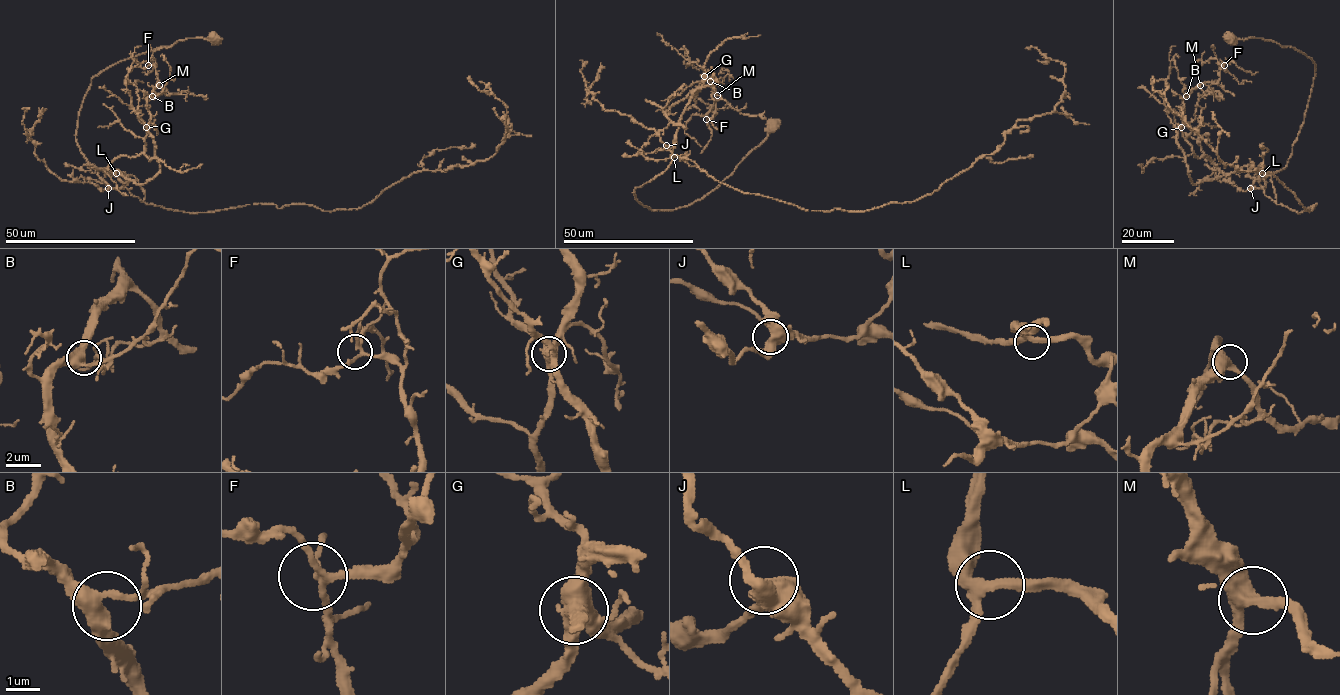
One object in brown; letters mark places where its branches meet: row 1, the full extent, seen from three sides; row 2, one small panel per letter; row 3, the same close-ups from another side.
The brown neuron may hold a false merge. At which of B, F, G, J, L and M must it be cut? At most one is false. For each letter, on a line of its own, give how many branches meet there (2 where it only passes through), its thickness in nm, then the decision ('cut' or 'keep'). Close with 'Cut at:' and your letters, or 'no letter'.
B: 3 | 440 nm | keep
F: 4 | 170 nm | keep
G: 4 | 550 nm | cut
J: 4 | 440 nm | keep
L: 4 | 280 nm | keep
M: 3 | 440 nm | keep
Cut at: G

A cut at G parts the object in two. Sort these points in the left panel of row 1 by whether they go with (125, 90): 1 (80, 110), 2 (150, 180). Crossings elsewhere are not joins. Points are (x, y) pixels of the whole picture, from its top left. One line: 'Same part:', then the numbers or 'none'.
Same part: 1, 2

